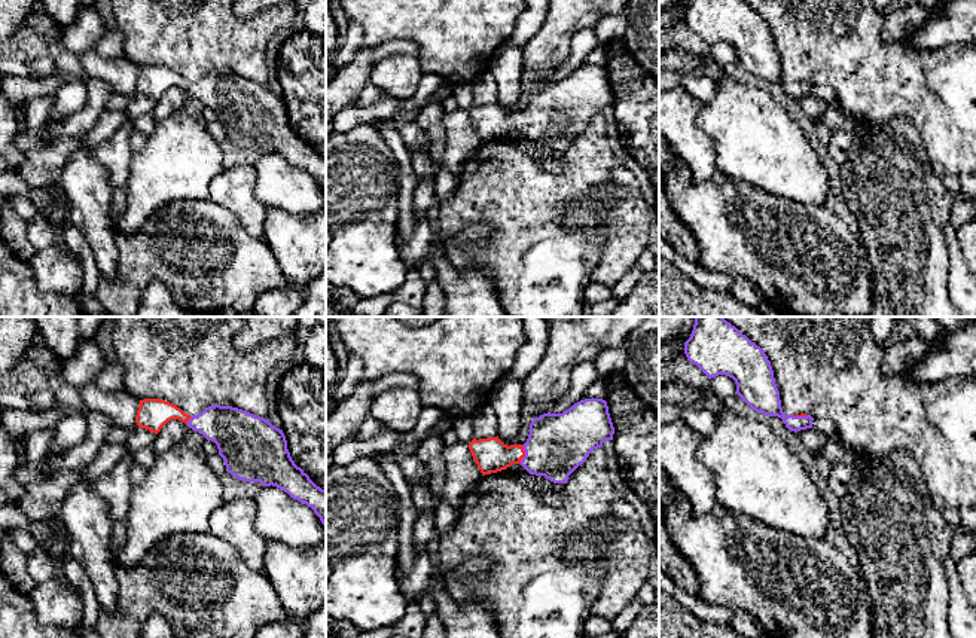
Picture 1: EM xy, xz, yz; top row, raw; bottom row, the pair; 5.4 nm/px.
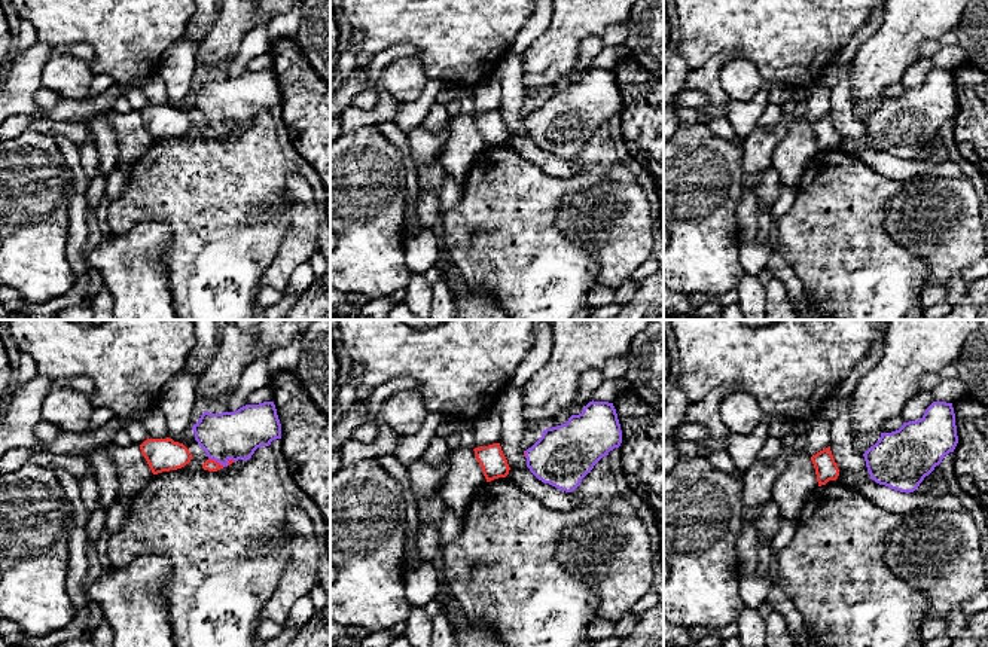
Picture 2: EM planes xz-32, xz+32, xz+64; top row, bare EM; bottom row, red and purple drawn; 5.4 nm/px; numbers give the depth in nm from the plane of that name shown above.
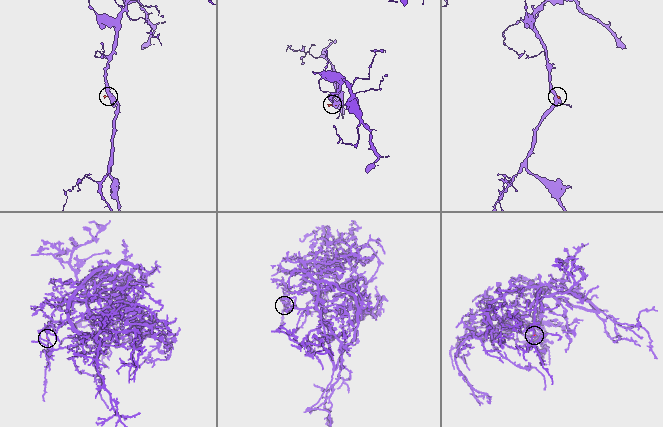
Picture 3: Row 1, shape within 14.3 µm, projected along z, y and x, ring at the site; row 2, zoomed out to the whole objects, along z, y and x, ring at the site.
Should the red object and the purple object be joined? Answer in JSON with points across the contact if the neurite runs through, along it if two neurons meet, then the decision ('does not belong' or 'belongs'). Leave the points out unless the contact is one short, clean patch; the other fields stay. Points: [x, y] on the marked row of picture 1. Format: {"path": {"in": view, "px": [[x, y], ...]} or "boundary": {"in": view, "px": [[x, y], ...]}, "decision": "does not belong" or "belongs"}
{"path": {"in": "xz", "px": [[491, 455], [524, 454], [545, 454], [558, 443]]}, "decision": "belongs"}

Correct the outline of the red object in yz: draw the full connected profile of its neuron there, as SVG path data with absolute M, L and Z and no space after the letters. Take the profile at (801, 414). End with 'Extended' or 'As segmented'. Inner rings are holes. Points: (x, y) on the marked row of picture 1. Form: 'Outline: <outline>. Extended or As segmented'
Outline: M693 317L690 338L684 342L687 360L708 379L719 375L732 378L736 394L756 412L778 416L794 433L812 428L806 413L786 415L775 384L771 361L765 351L723 317Z. Extended

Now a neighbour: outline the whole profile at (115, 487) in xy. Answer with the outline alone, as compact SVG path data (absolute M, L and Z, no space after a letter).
M123 457L107 473L91 482L91 488L107 503L109 515L115 522L125 518L131 504L131 464L131 457Z

